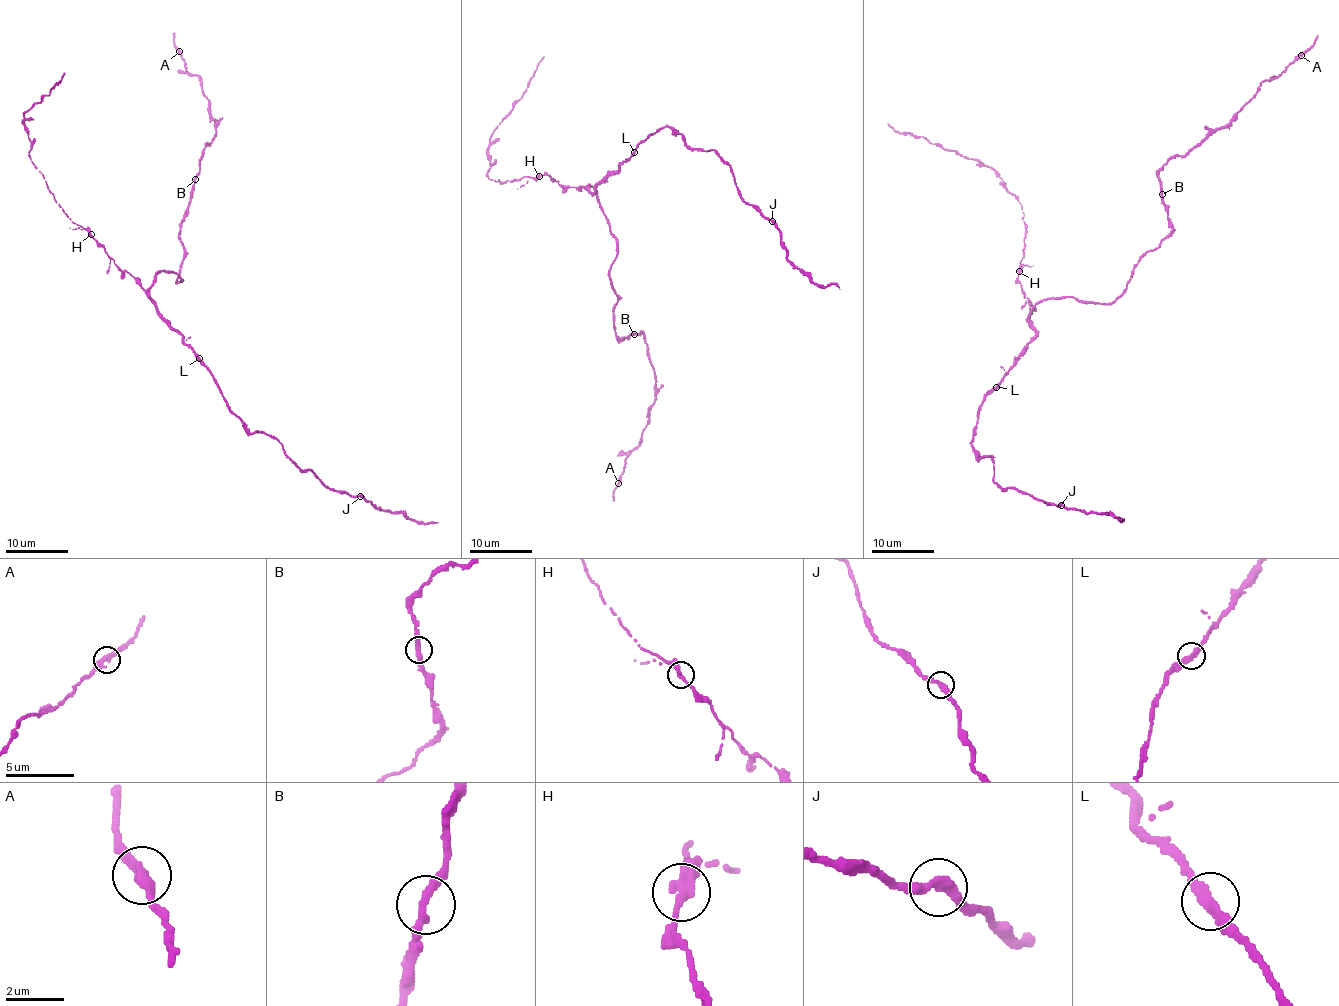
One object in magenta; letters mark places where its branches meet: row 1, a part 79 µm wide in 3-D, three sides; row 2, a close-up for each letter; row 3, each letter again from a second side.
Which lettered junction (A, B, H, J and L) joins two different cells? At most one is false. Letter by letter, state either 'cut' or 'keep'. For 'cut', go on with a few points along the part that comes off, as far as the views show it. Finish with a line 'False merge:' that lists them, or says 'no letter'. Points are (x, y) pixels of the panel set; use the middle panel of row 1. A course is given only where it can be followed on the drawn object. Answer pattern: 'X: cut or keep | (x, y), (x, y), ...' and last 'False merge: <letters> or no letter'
A: keep
B: keep
H: cut | (538, 176), (497, 181), (491, 179), (487, 174), (492, 164), (487, 151), (491, 133), (521, 98), (544, 56)
J: keep
L: keep
False merge: H

